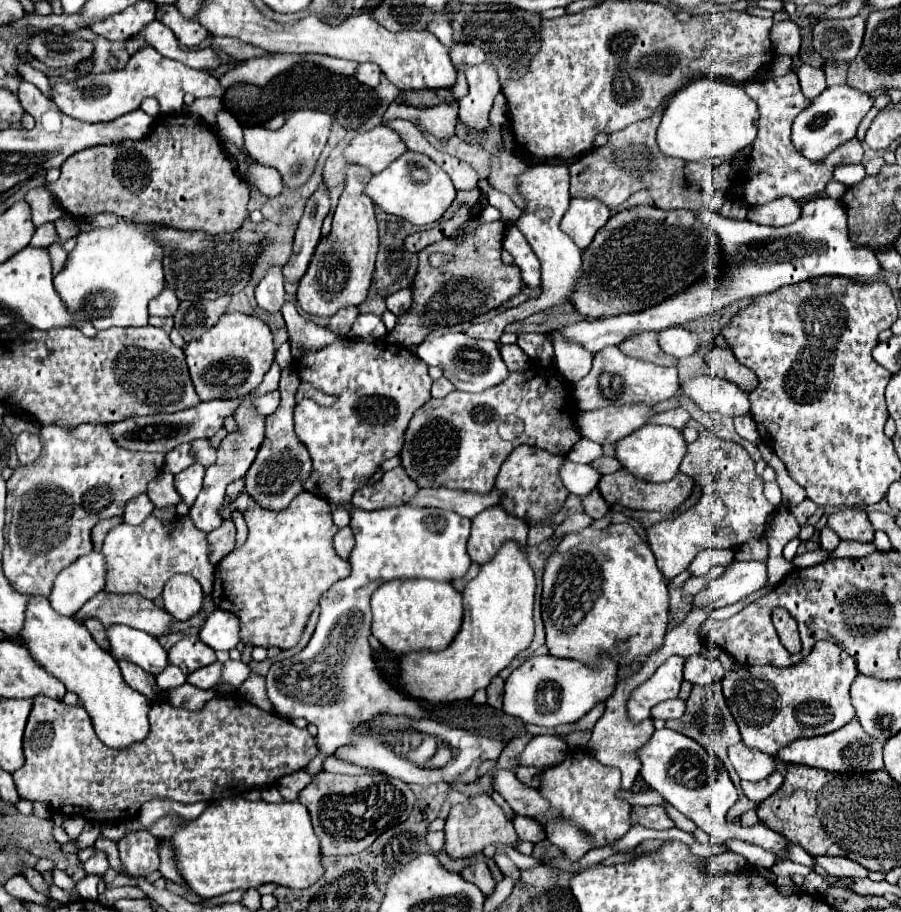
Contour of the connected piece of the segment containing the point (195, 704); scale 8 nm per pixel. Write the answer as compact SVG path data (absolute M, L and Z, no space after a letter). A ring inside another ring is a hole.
M182 684L174 690L166 692L166 700L176 706L176 708L186 708L186 710L200 710L206 702L210 702L216 696L216 690L200 690L194 688L192 684Z

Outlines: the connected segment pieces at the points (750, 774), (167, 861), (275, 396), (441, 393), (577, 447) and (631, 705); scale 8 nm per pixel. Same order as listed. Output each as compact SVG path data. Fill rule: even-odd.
M742 742L728 746L728 758L742 780L764 780L774 772L774 758L768 754L760 754L760 750L752 750Z
M160 842L160 844L158 844L158 856L160 856L158 872L160 872L164 878L168 878L168 880L172 880L172 882L176 882L176 884L180 884L180 886L186 886L184 878L182 878L180 872L178 872L178 866L176 866L176 854L172 854L174 850L172 850L170 846L172 846L170 842Z
M274 390L274 392L268 392L268 394L264 394L264 396L258 396L258 398L254 398L252 400L252 404L256 406L256 410L258 410L258 414L260 416L270 416L276 408L278 408L278 402L280 402L280 392L278 390Z
M440 378L440 380L436 380L434 384L432 384L432 398L444 398L444 396L448 396L452 390L456 390L456 386L448 380L448 378Z
M586 438L580 439L574 445L574 450L568 454L568 458L576 464L590 464L600 456L602 456L602 446Z
M682 656L668 658L650 680L646 680L632 692L628 700L628 716L634 722L642 722L650 718L650 710L654 704L676 698L682 684L682 668L684 668Z

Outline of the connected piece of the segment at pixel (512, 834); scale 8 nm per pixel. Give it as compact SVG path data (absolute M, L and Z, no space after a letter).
M480 794L474 796L470 800L466 800L464 804L458 804L450 810L450 816L446 820L446 844L444 844L444 852L452 858L452 860L460 860L460 858L470 858L478 852L484 850L484 846L488 844L510 844L514 846L518 842L518 834L512 826L512 820L502 812L502 808L490 798L490 794Z

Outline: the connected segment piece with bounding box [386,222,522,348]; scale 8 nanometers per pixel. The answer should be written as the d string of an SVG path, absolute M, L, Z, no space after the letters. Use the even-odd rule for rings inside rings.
M492 222L492 224L482 224L474 234L466 236L460 244L444 238L436 244L426 246L418 258L418 272L412 282L412 294L414 302L408 314L398 316L398 322L394 330L386 334L386 340L390 344L396 344L400 348L410 348L418 346L426 340L426 336L440 328L440 326L454 326L460 322L468 322L480 314L486 314L488 310L498 308L506 300L510 300L516 292L520 292L522 282L520 282L520 270L516 266L504 266L500 260L502 252L502 236L504 236L504 224L502 222ZM440 252L440 254L454 254L454 262L446 262L440 268L434 268L430 264L430 254Z

